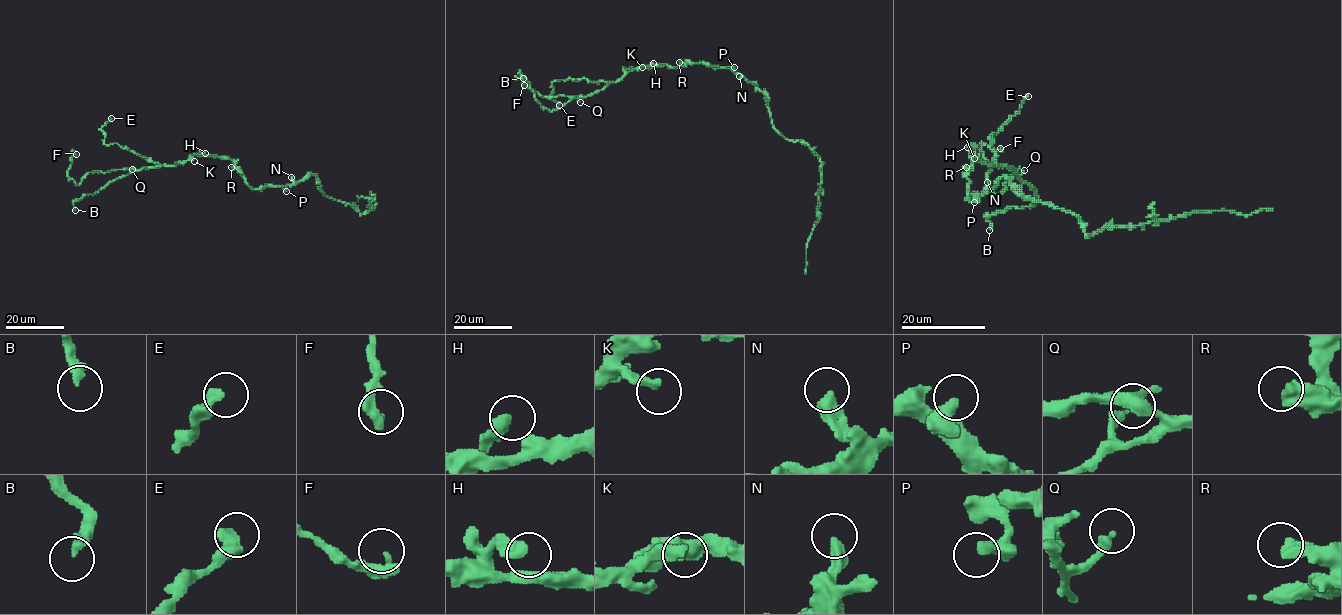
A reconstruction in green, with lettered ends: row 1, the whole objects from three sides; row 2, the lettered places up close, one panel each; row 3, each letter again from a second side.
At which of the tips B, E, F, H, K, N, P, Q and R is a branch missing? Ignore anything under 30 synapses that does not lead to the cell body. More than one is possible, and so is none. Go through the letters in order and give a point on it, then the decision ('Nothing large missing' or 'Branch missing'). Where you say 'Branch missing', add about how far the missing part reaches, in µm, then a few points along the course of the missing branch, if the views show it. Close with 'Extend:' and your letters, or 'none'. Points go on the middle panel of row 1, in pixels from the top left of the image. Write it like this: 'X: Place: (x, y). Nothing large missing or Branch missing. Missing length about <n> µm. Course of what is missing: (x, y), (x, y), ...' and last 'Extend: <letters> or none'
B: Place: (523, 78). Nothing large missing
E: Place: (559, 105). Nothing large missing
F: Place: (524, 85). Nothing large missing
H: Place: (653, 63). Nothing large missing
K: Place: (642, 67). Nothing large missing
N: Place: (739, 76). Nothing large missing
P: Place: (734, 67). Nothing large missing
Q: Place: (580, 102). Nothing large missing
R: Place: (679, 62). Nothing large missing
Extend: none

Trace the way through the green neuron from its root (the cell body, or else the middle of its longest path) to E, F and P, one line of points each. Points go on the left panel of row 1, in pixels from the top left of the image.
E: (267, 186), (252, 189), (230, 159), (191, 155), (162, 165), (116, 143), (105, 145), (102, 127), (111, 118)
F: (267, 186), (252, 189), (232, 161), (203, 155), (139, 170), (89, 172), (77, 185), (67, 173), (76, 154)
P: (267, 186), (282, 186), (286, 191)

